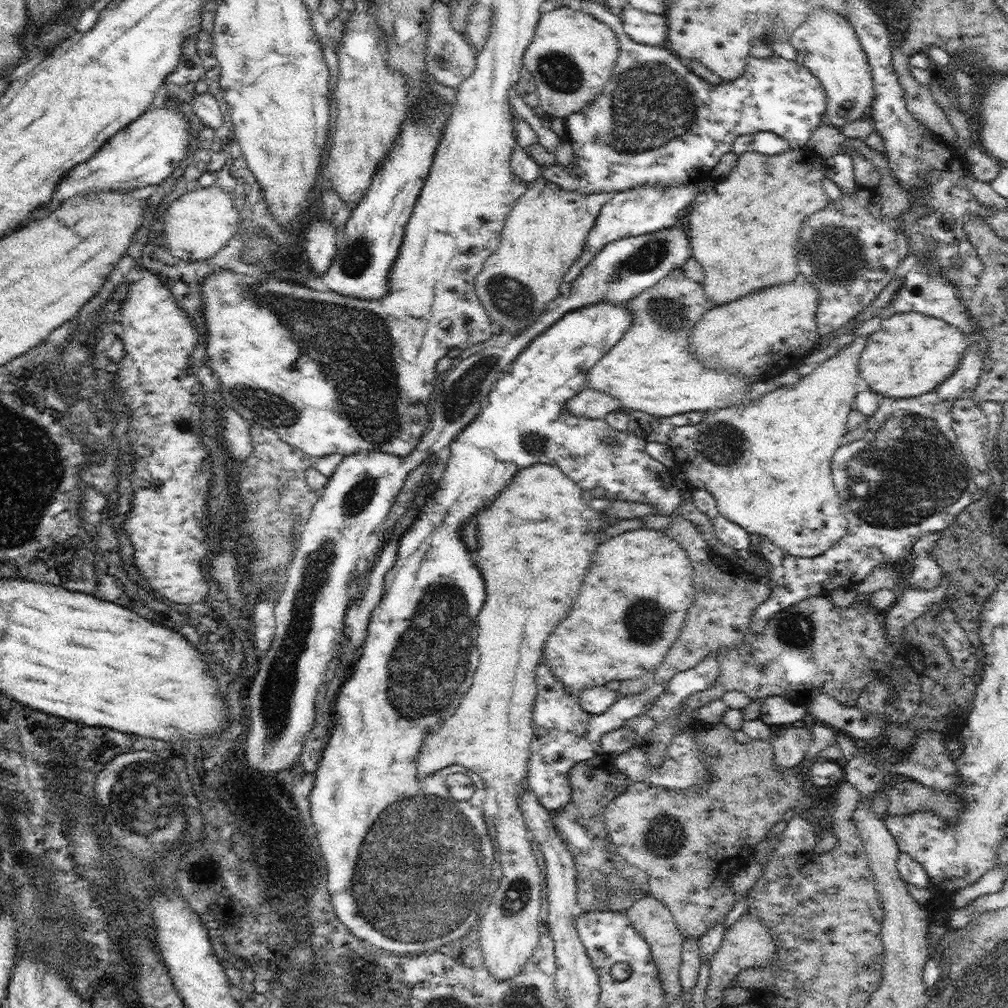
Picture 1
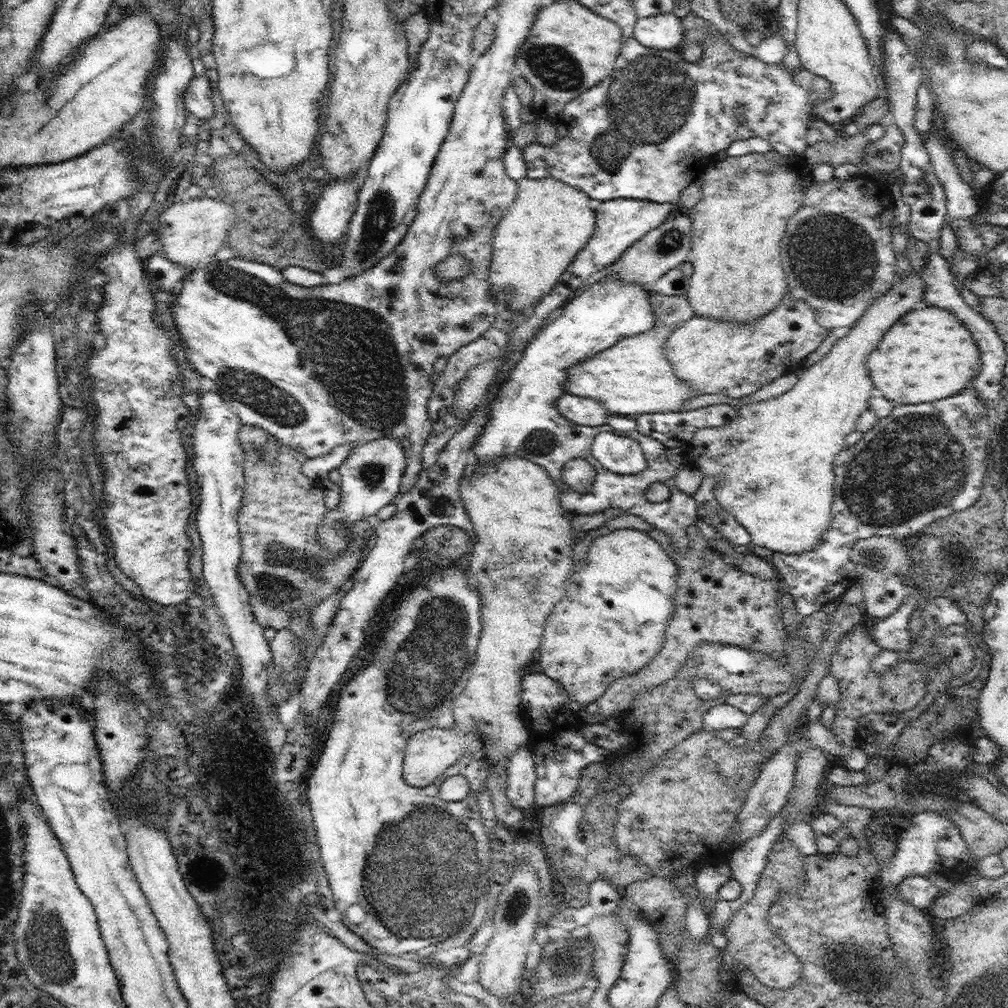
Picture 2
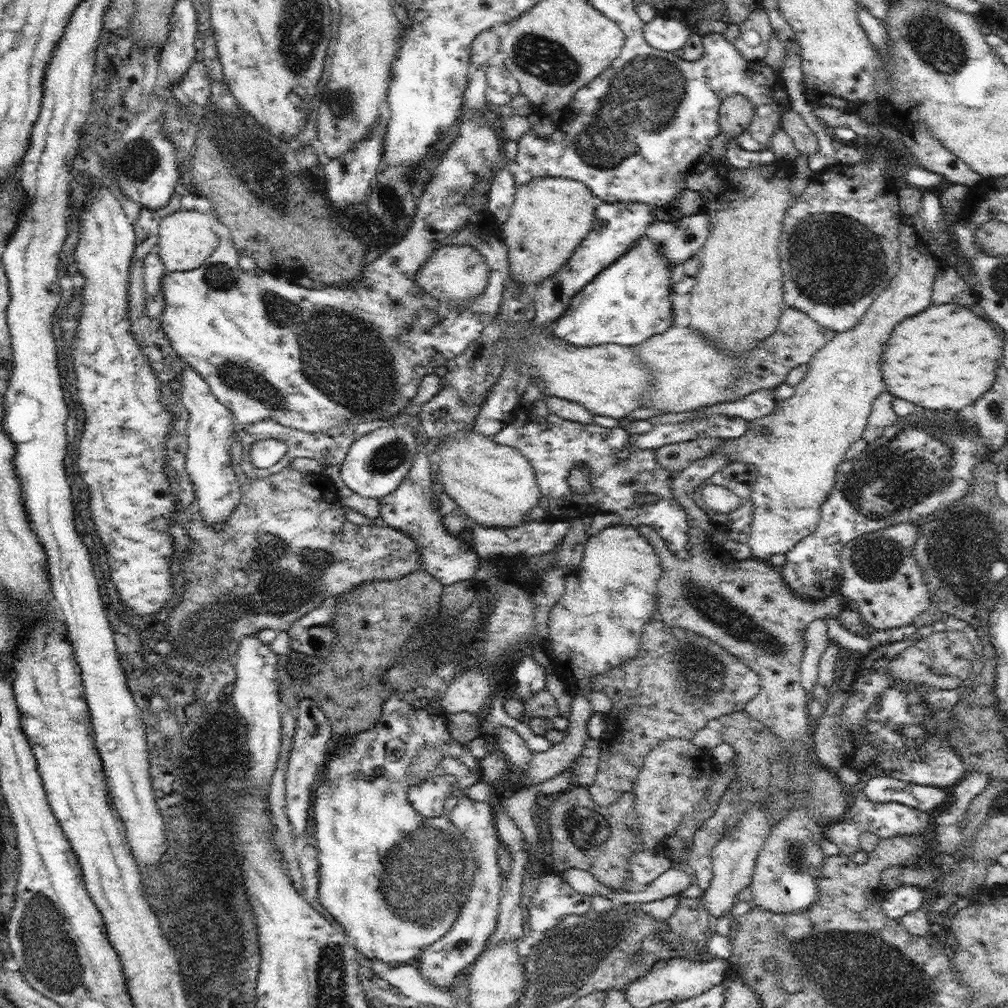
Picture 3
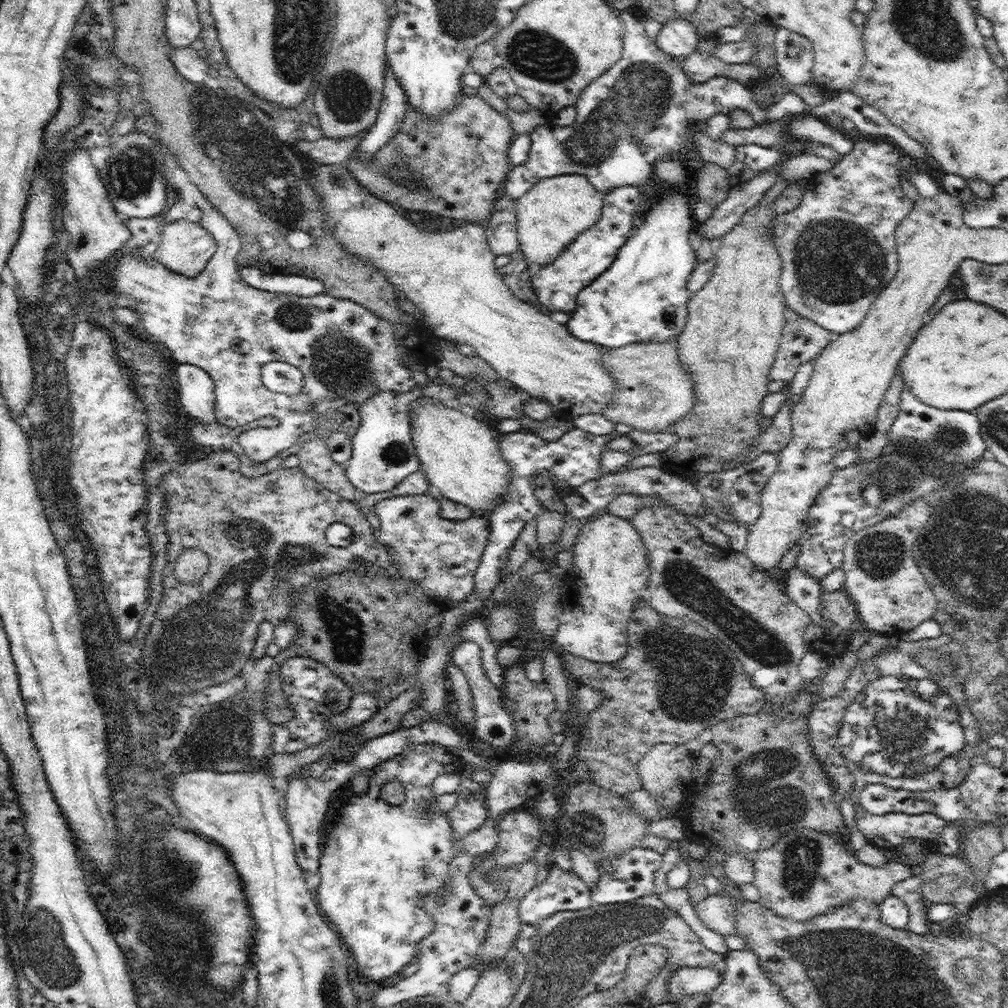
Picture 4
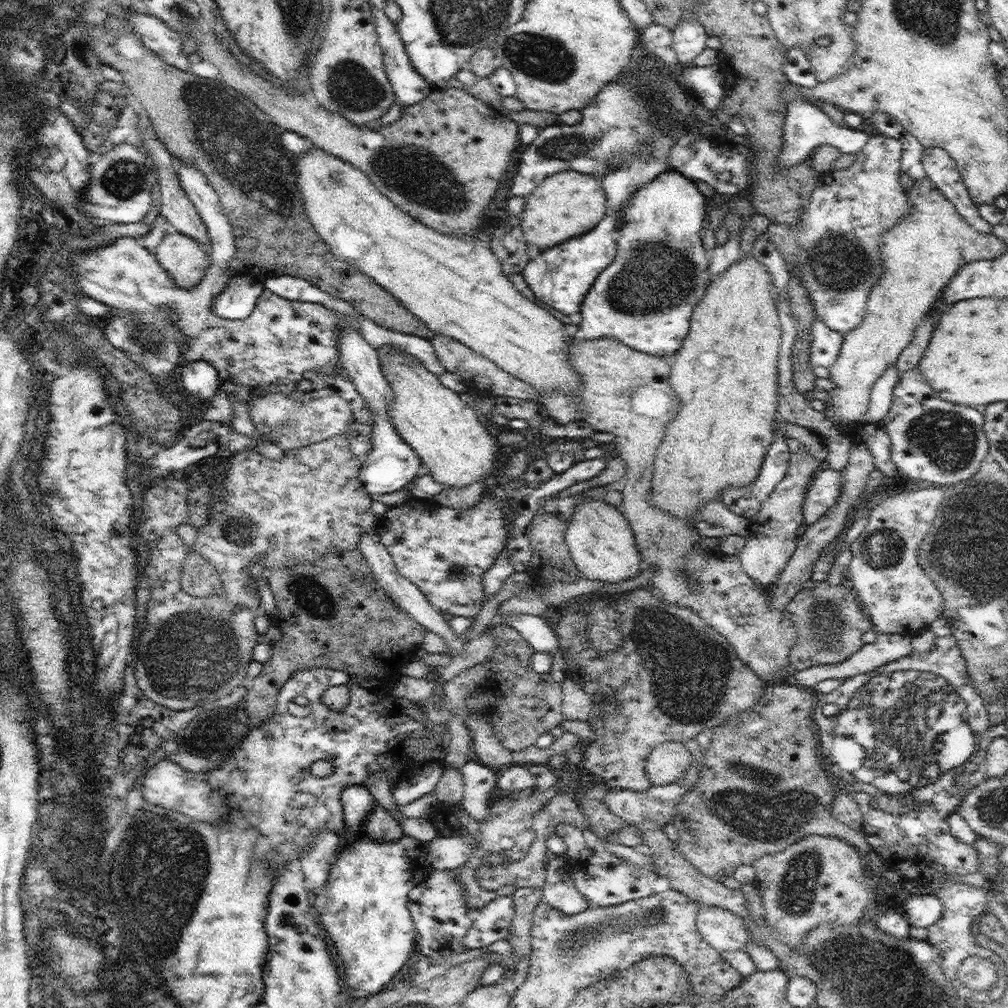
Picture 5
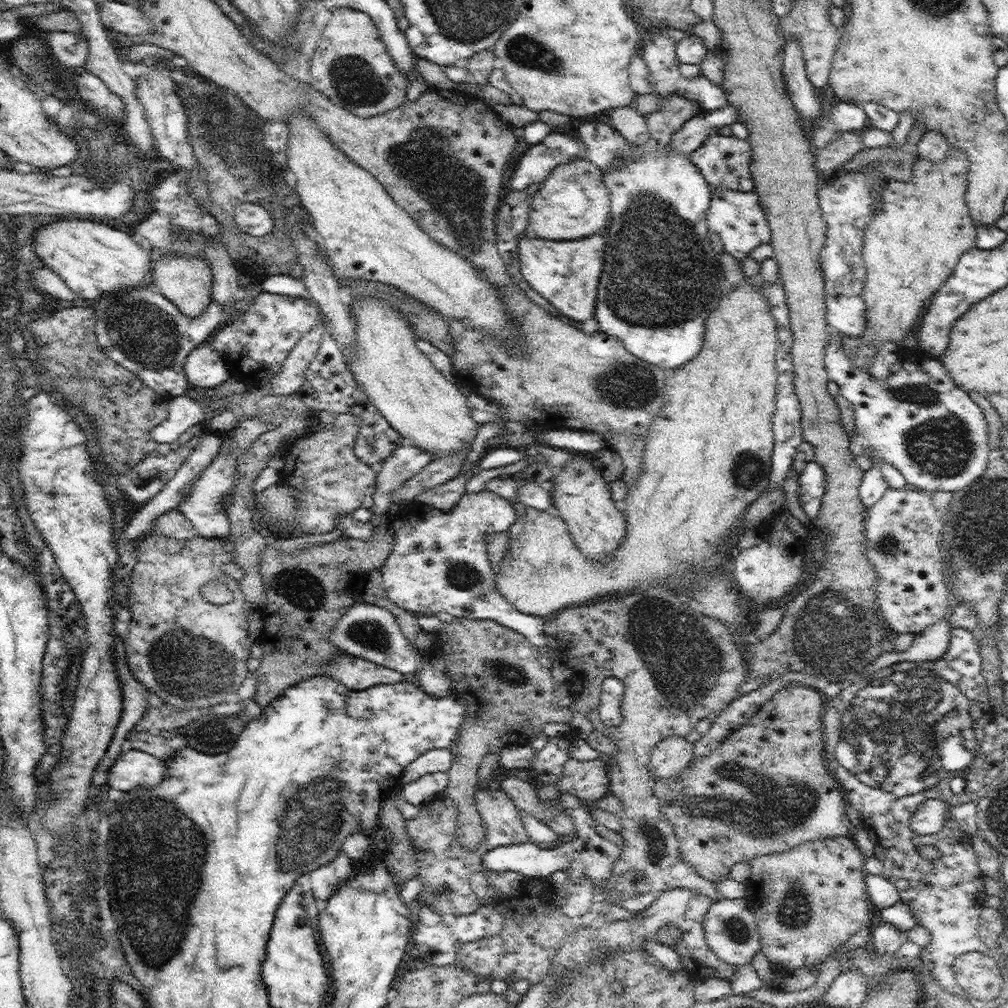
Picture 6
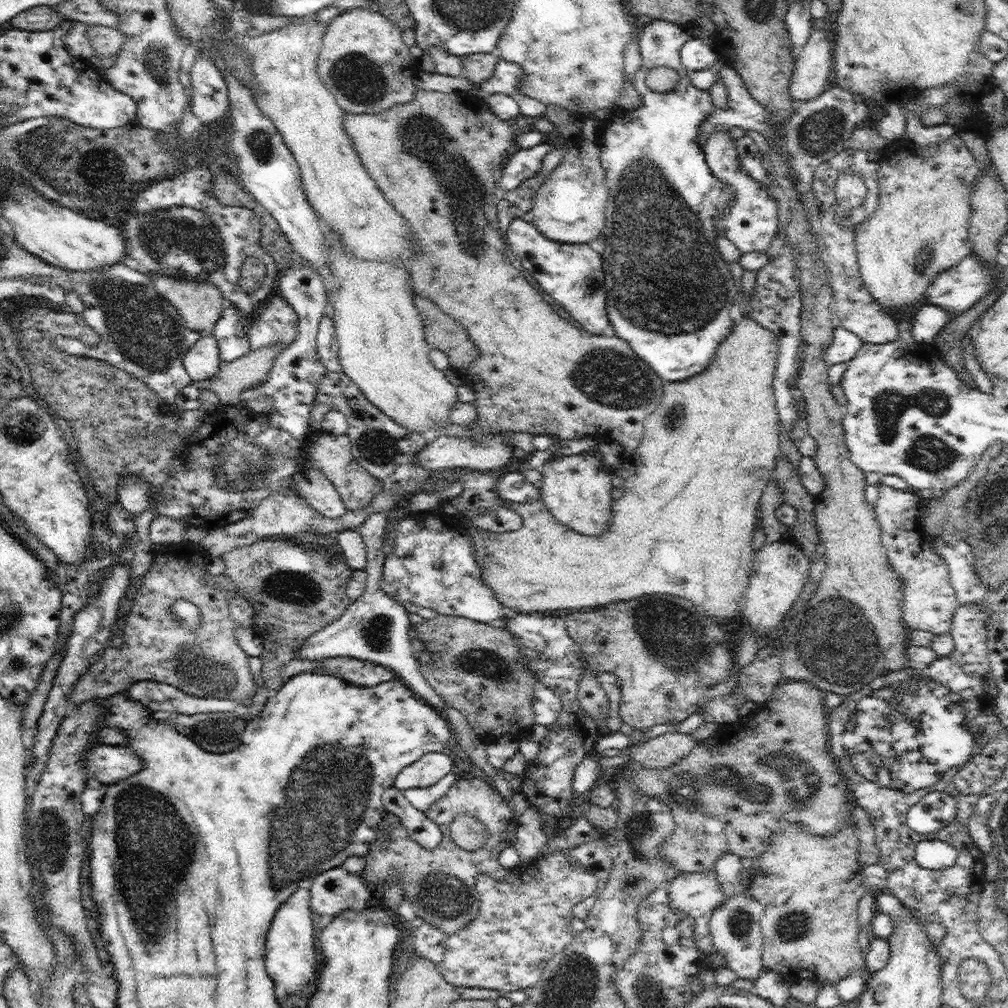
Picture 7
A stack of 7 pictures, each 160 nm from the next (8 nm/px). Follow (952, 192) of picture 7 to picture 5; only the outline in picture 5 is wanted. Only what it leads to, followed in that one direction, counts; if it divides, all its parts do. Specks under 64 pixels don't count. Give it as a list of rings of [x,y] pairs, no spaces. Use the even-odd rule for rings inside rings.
[[[927,176],[917,180],[907,195],[910,212],[900,217],[879,240],[883,271],[868,295],[867,314],[854,330],[843,335],[840,354],[829,367],[829,379],[837,387],[828,391],[830,398],[826,400],[834,407],[823,412],[843,435],[852,439],[861,433],[865,424],[874,383],[890,364],[897,362],[924,316],[934,312],[960,265],[975,260],[994,260],[1004,254],[1004,241],[993,232],[984,234],[974,230]]]

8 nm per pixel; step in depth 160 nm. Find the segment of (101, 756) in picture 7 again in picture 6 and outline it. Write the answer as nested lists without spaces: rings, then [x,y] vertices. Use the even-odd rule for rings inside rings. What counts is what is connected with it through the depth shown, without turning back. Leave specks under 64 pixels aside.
[[[127,747],[115,760],[107,777],[109,787],[129,791],[157,787],[169,769],[156,755]]]

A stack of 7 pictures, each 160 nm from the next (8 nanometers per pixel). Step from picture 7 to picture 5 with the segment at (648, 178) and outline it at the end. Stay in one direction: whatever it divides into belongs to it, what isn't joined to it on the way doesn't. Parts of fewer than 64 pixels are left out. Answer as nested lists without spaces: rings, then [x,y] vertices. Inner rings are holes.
[[[718,62],[705,67],[687,65],[681,79],[692,91],[696,91],[708,110],[714,111],[721,106],[725,97],[726,74]],[[676,169],[659,173],[658,176],[655,176],[650,182],[647,182],[641,189],[636,190],[621,212],[622,228],[620,228],[620,232],[616,234],[618,238],[615,240],[616,244],[618,244],[616,258],[600,273],[600,276],[596,278],[596,282],[594,282],[594,286],[592,286],[592,290],[588,292],[588,296],[585,296],[580,310],[582,322],[578,325],[579,329],[574,339],[583,341],[614,337],[634,350],[667,359],[672,358],[673,354],[680,350],[684,339],[689,333],[692,310],[694,310],[696,304],[703,300],[704,295],[706,295],[706,288],[712,281],[709,277],[710,253],[704,249],[704,244],[702,243],[702,235],[707,226],[708,218],[707,201],[708,199],[700,192],[694,178],[685,177]]]

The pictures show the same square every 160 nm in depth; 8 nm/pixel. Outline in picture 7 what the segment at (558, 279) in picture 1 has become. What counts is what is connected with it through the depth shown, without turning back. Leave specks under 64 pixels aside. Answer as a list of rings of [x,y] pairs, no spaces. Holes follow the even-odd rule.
[[[581,138],[579,145],[545,179],[534,197],[531,212],[536,228],[550,240],[558,242],[590,242],[604,228],[604,210],[608,204],[608,186],[601,167],[600,148],[592,140]]]

